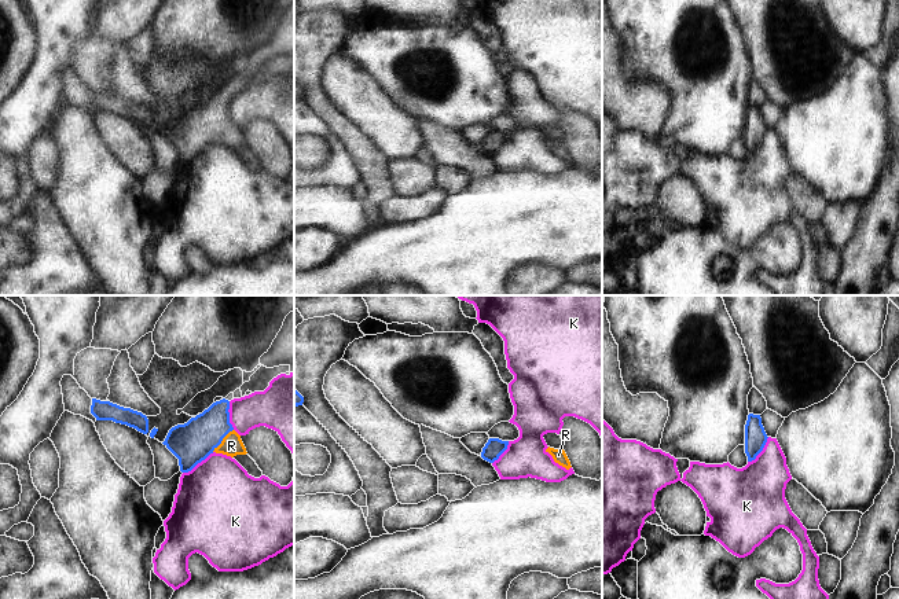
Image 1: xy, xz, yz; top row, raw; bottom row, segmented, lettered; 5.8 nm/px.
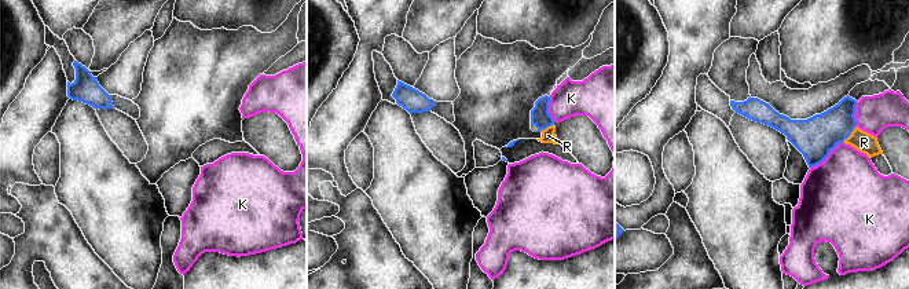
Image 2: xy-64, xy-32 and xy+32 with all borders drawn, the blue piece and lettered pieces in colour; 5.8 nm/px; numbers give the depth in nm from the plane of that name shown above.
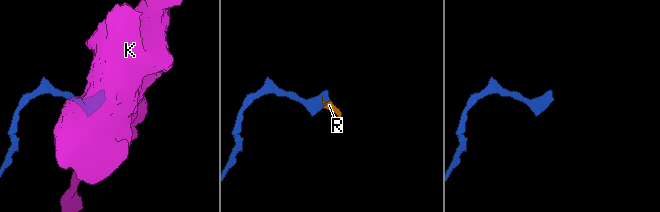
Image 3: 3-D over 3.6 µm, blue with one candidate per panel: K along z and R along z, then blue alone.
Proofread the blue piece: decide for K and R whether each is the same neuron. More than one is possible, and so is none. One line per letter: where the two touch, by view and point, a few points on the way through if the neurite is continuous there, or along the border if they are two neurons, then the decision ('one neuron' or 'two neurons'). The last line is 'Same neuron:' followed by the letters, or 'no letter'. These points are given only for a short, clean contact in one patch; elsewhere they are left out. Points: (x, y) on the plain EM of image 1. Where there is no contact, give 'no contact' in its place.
K: meets blue in xy at (198, 154); border along xy (213, 144), (183, 165); two neurons
R: meets blue in xy at (222, 132); runs through xy (191, 135), (195, 132), (222, 132), (231, 138); one neuron
Same neuron: R

